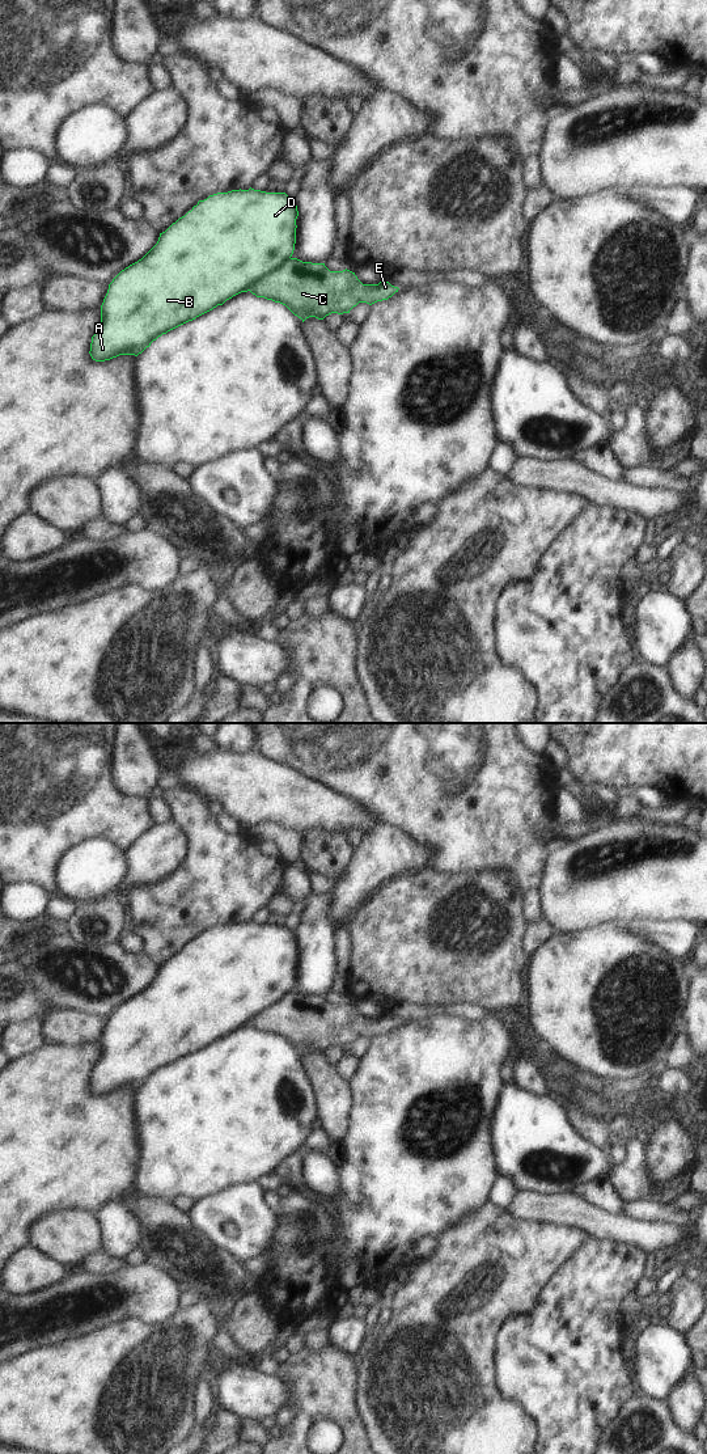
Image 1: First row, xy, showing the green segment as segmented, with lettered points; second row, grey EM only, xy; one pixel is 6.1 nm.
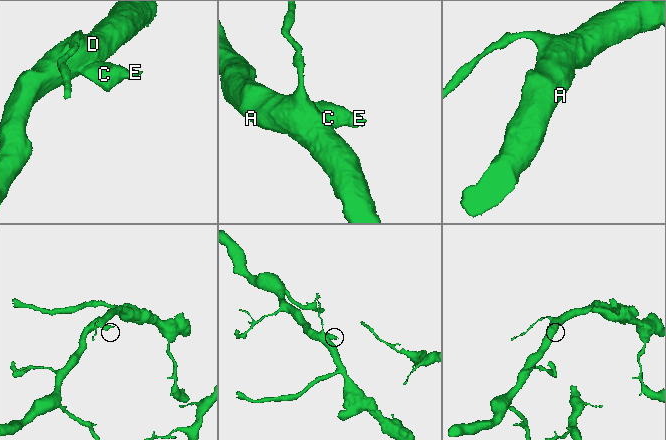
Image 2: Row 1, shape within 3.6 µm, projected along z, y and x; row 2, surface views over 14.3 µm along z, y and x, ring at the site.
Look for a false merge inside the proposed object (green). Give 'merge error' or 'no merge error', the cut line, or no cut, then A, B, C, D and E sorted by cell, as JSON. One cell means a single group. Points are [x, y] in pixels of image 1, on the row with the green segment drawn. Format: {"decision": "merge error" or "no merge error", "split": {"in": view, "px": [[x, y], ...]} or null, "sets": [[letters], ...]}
{"decision": "merge error", "split": {"in": "xy", "px": [[290, 257], [248, 290]]}, "sets": [["A", "B", "D"], ["C", "E"]]}

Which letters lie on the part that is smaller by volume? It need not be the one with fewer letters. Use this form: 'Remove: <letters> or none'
Remove: C, E

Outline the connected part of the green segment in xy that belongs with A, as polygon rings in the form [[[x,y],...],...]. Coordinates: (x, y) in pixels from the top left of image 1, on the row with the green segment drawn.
[[[250,187],[217,193],[199,200],[191,211],[160,233],[157,244],[141,259],[122,270],[109,284],[101,305],[101,325],[92,337],[92,359],[105,362],[119,355],[137,356],[162,334],[223,305],[241,292],[247,292],[292,257],[297,216],[297,206],[285,193],[266,193]]]

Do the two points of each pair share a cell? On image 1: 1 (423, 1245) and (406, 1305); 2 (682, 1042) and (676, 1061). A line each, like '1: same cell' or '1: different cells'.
1: different cells
2: same cell

